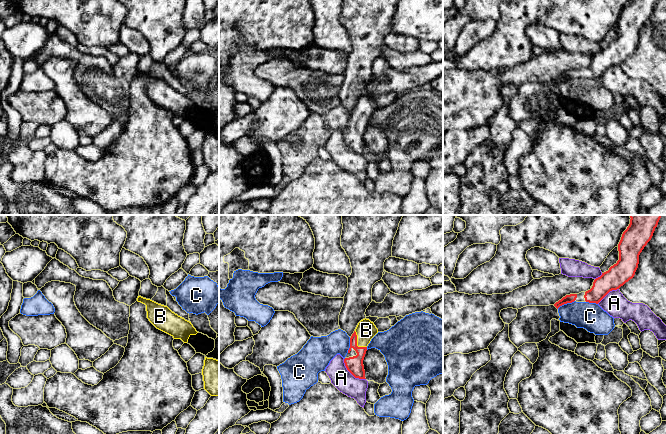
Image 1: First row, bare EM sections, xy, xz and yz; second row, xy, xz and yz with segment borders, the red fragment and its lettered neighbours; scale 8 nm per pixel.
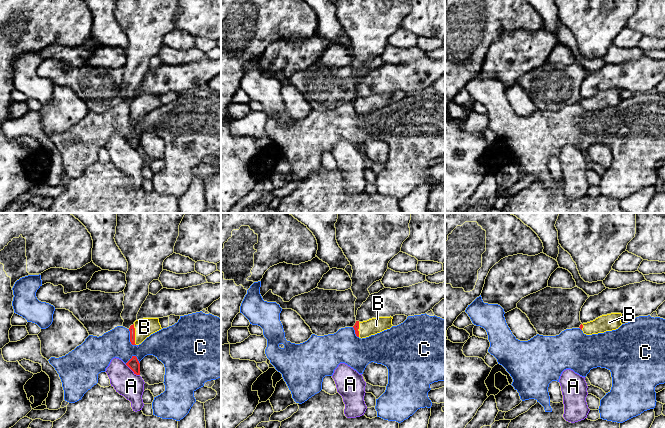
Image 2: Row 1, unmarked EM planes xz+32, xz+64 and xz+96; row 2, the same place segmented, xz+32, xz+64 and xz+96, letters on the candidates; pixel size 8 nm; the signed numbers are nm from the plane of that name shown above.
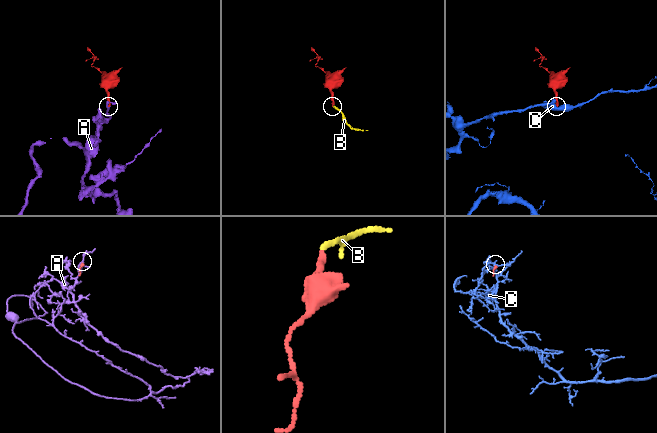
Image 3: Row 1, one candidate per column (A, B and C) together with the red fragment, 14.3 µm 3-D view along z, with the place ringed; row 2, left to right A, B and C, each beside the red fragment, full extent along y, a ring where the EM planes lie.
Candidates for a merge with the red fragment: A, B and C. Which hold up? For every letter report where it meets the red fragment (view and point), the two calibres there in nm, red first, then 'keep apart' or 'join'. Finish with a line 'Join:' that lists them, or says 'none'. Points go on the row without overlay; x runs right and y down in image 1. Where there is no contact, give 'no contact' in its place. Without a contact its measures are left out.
A: meets red in xz at (351, 149); 140 nm thick on the red side, 170 nm on the other; keep apart
B: meets red in xz at (356, 119); 140 nm thick on the red side, 160 nm on the other; join
C: meets red in yz at (565, 79); 70 nm thick on the red side, 220 nm on the other; keep apart
Join: B

